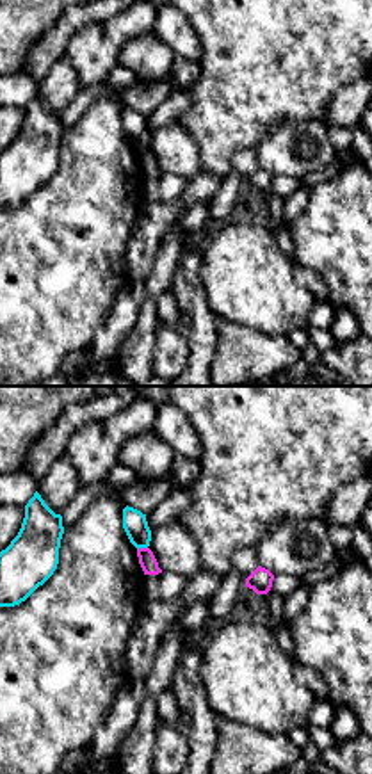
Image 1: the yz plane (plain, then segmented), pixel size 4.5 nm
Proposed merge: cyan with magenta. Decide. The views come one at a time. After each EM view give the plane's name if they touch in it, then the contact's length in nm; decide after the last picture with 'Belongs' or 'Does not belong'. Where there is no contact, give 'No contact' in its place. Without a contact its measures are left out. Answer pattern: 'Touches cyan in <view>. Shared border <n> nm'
Touches cyan in yz. Shared border 50 nm

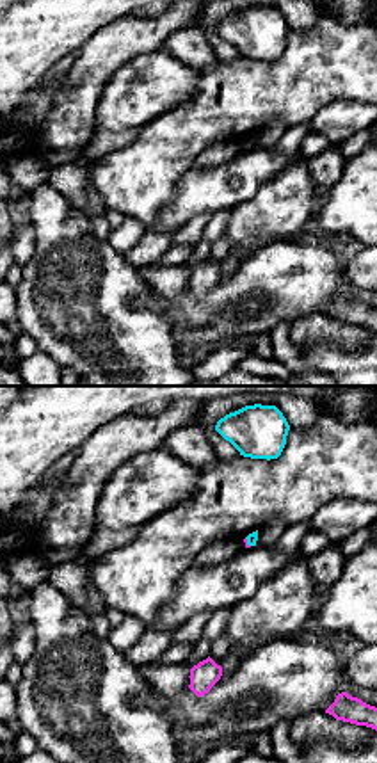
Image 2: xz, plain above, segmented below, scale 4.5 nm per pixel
Touches cyan in xz. Shared border 50 nm

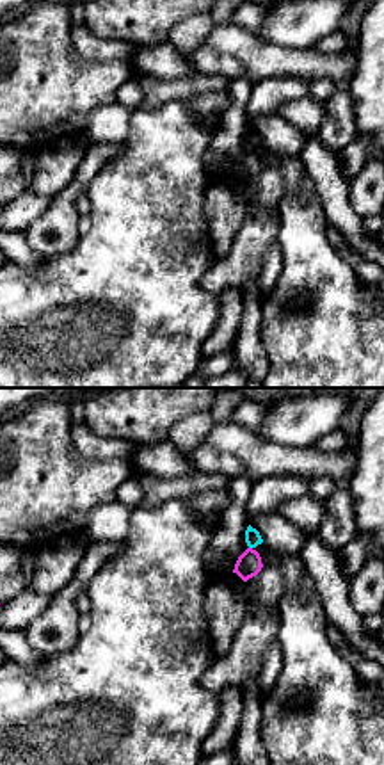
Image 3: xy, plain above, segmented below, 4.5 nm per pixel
No contact

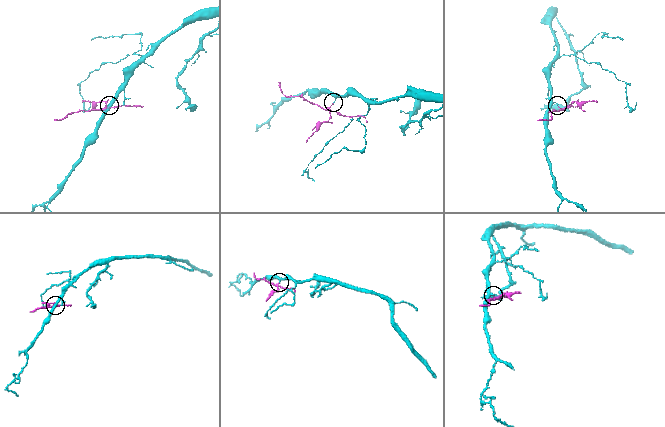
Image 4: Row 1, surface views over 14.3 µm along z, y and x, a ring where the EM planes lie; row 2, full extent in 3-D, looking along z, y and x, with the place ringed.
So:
Does not belong

